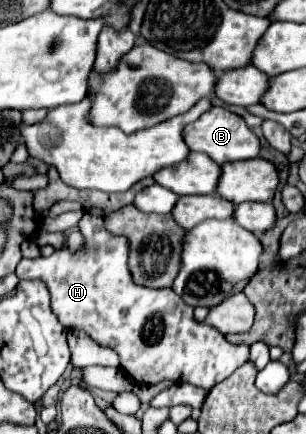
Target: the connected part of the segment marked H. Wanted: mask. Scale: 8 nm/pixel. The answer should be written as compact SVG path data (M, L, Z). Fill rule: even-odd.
M84 214L84 218L80 220L80 230L86 236L86 246L80 252L70 254L66 248L60 248L60 250L54 250L54 254L48 258L40 256L34 260L22 260L16 266L16 276L20 280L32 280L32 278L44 280L50 288L52 310L60 318L60 322L66 328L78 326L98 344L114 348L120 356L124 372L132 380L140 384L180 380L180 382L190 382L194 386L202 386L210 390L218 382L226 380L244 362L248 362L248 350L250 350L248 346L230 344L224 340L224 336L218 330L202 322L196 322L192 316L194 308L182 302L182 298L178 298L178 294L174 294L172 288L150 290L144 286L134 286L134 282L130 282L130 272L126 264L128 260L126 238L108 234L106 228L102 226L102 218Z

